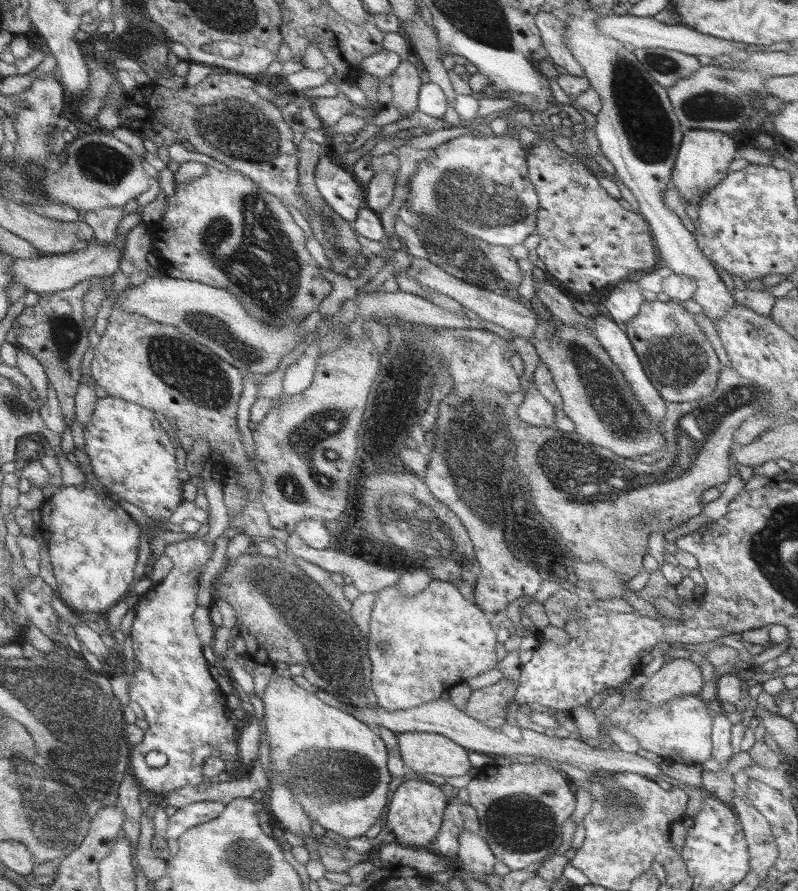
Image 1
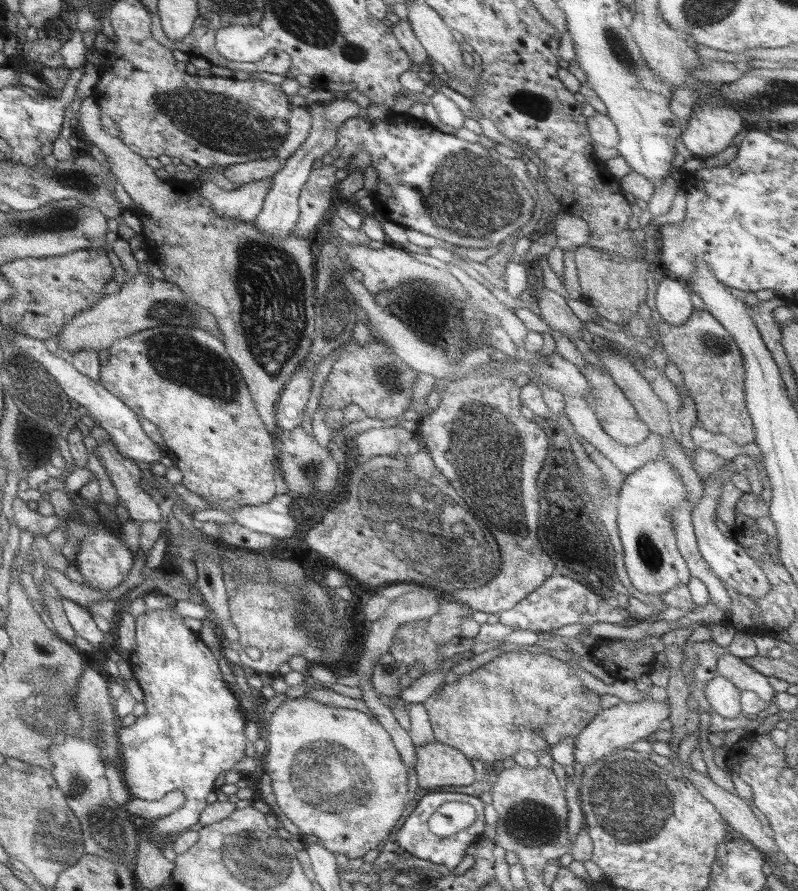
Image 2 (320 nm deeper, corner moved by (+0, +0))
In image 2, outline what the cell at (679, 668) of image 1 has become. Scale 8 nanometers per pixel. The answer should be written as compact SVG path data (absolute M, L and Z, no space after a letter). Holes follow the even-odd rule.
M644 700L639 703L627 703L619 701L617 705L605 707L572 739L574 762L585 769L586 766L591 766L609 752L627 749L633 742L643 741L661 729L668 716L667 702Z

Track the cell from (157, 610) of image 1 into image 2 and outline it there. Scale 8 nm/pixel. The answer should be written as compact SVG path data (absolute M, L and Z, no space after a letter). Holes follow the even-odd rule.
M172 608L141 613L134 619L134 639L134 650L125 658L131 667L132 679L141 688L145 714L136 718L131 726L116 730L119 757L123 760L119 771L130 798L157 801L173 790L182 792L183 805L145 825L148 840L161 846L198 822L198 816L206 806L205 798L214 788L215 778L245 756L243 728L247 721L243 708L222 680L213 654L197 632L183 625L182 618Z

